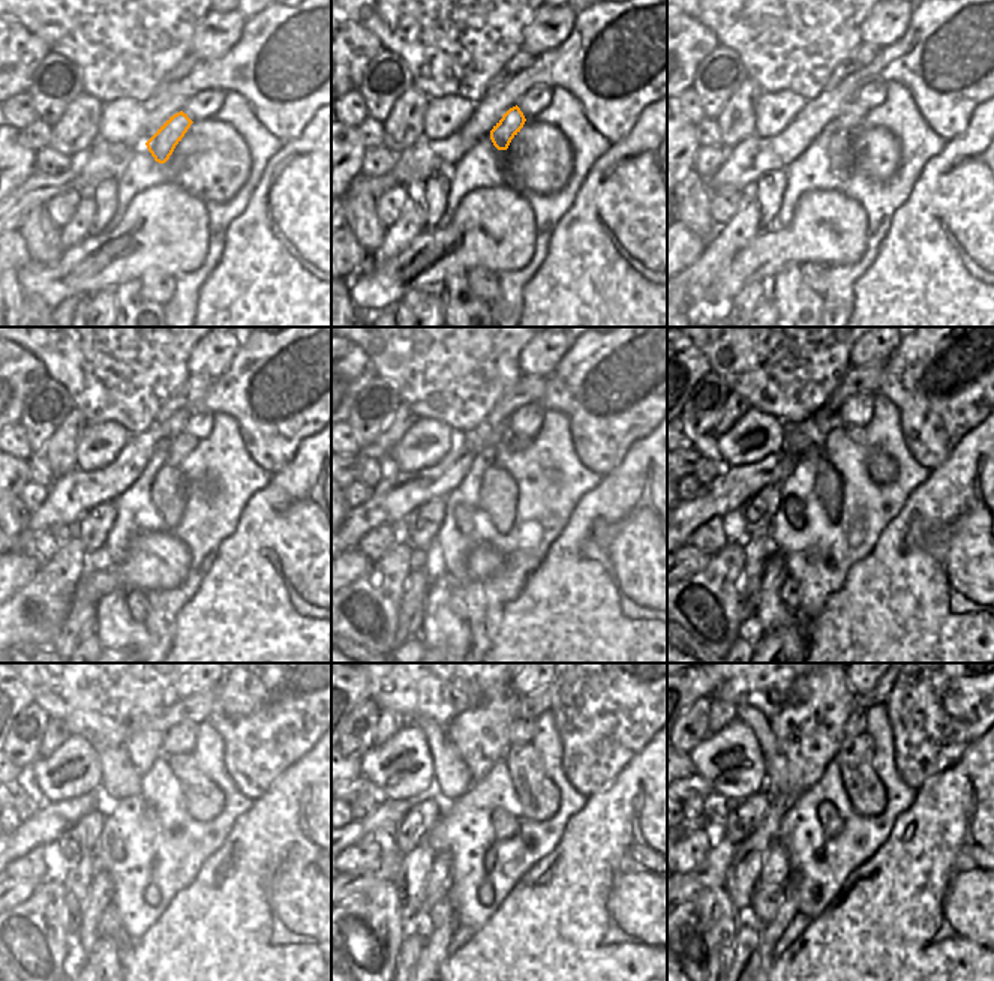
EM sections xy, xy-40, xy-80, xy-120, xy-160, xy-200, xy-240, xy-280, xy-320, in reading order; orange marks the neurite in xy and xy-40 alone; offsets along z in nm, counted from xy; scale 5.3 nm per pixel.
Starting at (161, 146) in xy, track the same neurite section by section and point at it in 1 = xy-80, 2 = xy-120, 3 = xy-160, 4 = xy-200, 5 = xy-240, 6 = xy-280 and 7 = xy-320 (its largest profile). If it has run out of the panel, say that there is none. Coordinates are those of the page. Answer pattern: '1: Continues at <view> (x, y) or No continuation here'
1: Continues at xy-80 (852, 114)
2: Continues at xy-120 (182, 444)
3: Continues at xy-160 (516, 441)
4: Continues at xy-200 (856, 434)
5: Continues at xy-240 (204, 801)
6: Continues at xy-280 (538, 798)
7: Continues at xy-320 (867, 794)

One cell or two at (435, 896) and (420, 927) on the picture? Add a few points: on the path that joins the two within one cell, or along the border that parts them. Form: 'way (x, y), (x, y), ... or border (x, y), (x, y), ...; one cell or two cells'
way (428, 903), (422, 920); one cell

